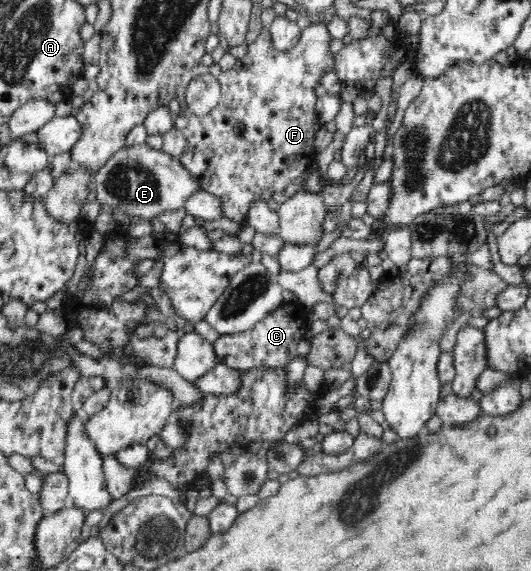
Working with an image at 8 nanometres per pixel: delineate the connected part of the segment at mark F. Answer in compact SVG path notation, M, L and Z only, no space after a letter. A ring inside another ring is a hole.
M311 22L302 30L299 43L291 50L281 52L272 45L270 30L263 29L255 42L248 46L247 54L236 60L231 68L223 70L215 63L199 68L200 72L214 74L220 83L221 95L218 104L205 116L196 116L188 109L177 114L175 127L183 131L187 139L187 148L179 159L199 188L220 200L223 218L239 224L247 223L251 204L266 195L280 196L291 182L315 164L319 153L315 149L315 134L321 122L315 108L317 97L314 88L321 81L321 76L331 70L331 40L327 24ZM237 124L243 124L244 130L237 131Z

